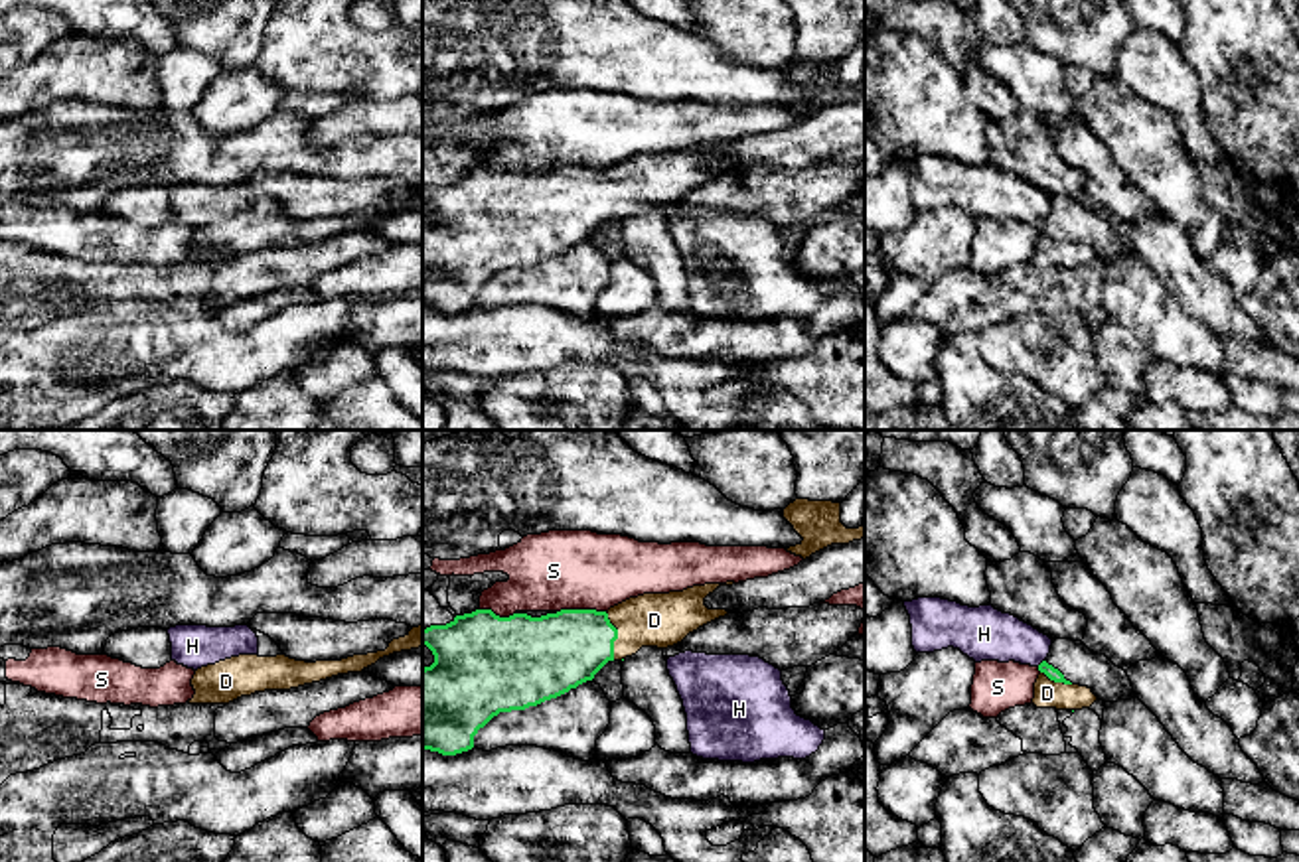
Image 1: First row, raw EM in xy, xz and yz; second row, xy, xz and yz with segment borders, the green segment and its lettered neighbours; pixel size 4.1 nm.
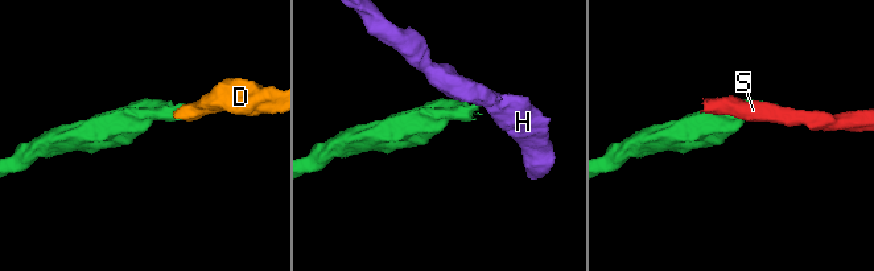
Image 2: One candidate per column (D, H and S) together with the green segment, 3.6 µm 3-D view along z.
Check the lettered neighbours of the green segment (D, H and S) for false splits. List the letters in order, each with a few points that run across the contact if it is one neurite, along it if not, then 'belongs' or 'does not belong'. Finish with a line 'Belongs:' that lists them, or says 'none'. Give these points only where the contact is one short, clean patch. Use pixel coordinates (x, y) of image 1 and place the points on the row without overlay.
D: xz (557, 210), (591, 196), (616, 194), (632, 182), (654, 178) | belongs
H: yz (1043, 217), (1037, 223) | does not belong
S: does not belong
Belongs: D

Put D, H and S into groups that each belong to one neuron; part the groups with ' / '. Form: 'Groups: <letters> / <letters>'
Groups: D / H / S

